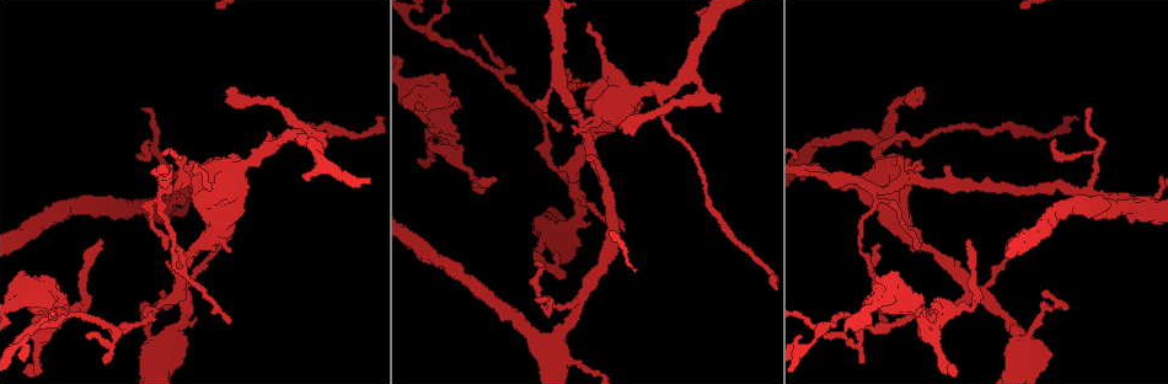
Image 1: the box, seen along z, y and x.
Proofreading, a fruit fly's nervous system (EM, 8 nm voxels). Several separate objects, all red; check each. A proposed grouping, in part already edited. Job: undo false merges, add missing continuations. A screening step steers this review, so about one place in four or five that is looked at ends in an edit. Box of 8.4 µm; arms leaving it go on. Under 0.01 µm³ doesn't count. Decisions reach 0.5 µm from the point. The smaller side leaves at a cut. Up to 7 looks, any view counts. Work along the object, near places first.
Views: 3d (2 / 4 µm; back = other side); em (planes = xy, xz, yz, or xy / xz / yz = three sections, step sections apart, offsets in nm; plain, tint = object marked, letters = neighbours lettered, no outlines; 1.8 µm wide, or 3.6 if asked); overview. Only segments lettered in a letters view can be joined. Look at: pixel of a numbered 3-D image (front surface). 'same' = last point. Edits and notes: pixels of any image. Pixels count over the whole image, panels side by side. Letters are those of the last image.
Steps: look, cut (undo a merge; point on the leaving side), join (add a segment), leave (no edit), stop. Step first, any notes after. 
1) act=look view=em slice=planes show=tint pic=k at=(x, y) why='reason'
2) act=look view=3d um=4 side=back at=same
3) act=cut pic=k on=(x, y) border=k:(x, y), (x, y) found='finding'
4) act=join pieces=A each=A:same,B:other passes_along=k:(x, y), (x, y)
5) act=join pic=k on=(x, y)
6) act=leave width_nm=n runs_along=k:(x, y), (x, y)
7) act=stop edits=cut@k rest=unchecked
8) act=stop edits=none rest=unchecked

act=look view=3d um=4 pic=1 at=(493, 179) why='thin end'

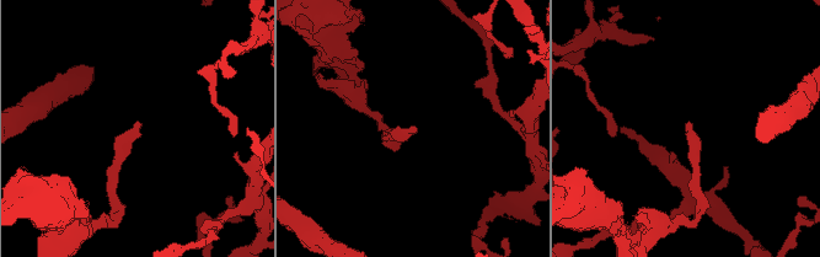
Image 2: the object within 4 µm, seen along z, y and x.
act=look view=em slice=planes show=plain pic=2 at=(687, 124) why='now the EM'

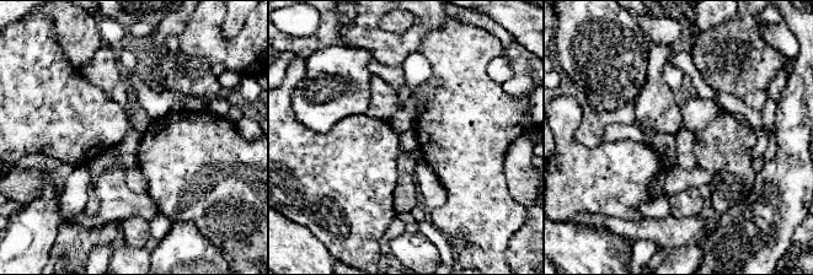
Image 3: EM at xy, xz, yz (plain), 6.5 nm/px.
act=look view=em slice=planes show=letters at=same why='what lies round it'

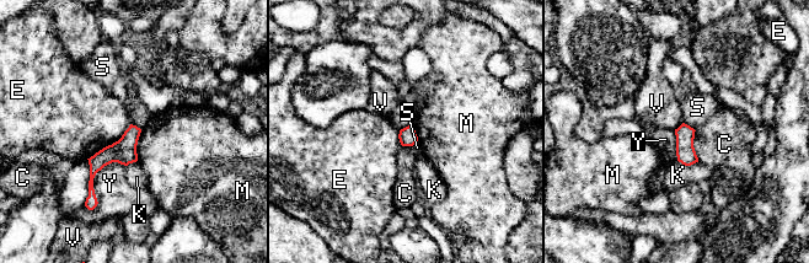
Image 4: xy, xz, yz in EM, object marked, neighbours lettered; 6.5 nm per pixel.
act=leave each=C:other,E:other,K:other,M:other,S:other,V:other,Y:other found='none of them fits'

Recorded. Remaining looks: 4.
act=look view=em slice=xz step=8 show=tint pic=1 at=(429, 31)

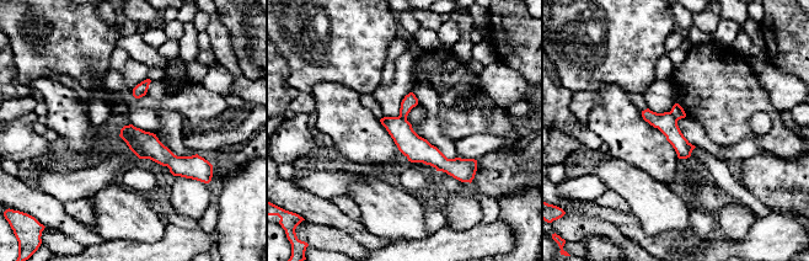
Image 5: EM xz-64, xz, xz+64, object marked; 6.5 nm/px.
act=look view=em slice=planes show=tint at=same why='cut it another way'

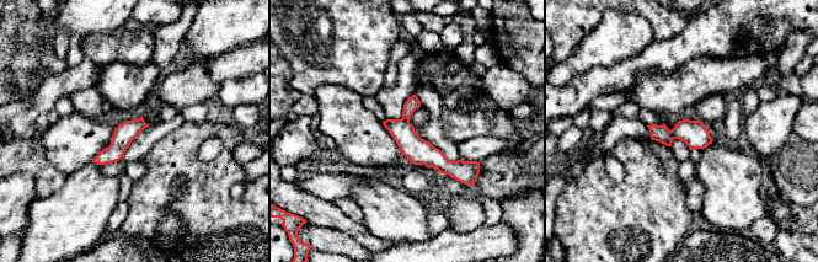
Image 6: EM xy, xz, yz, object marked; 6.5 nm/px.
act=look view=em slice=planes show=letters at=same why='see the neighbours'

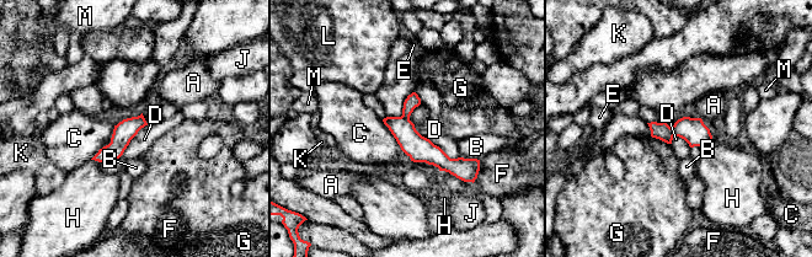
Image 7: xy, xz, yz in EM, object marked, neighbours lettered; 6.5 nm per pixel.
act=cut pic=7 on=(662, 130) longest_contact=D:360nm each=A:other,B:other,C:other,D:other,E:other,F:other,G:other,H:other,J:other,K:other,L:other,M:other found='two neurons meet here'

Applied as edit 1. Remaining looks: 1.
act=look view=em slice=xz step=16 show=letters pic=1 at=(573, 179) why='four or more arms meet'

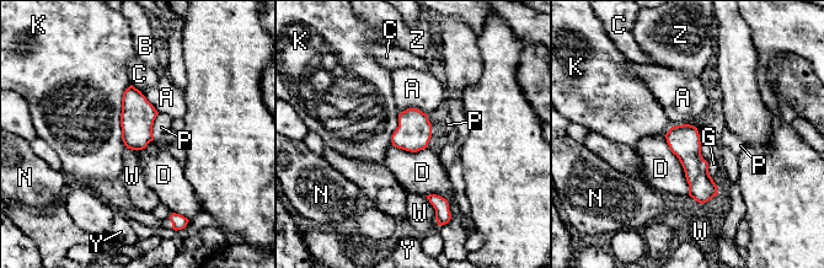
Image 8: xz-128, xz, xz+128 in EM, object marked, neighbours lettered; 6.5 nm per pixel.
act=leave each=A:other,B:other,C:other,D:other,G:other,K:other,N:other,P:other,W:other,Y:other,Z:other border=8:(663, 135), (683, 169), (689, 194) found='all the same neuron'

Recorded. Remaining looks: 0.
act=stop edits=cut@7 rest=unchecked

